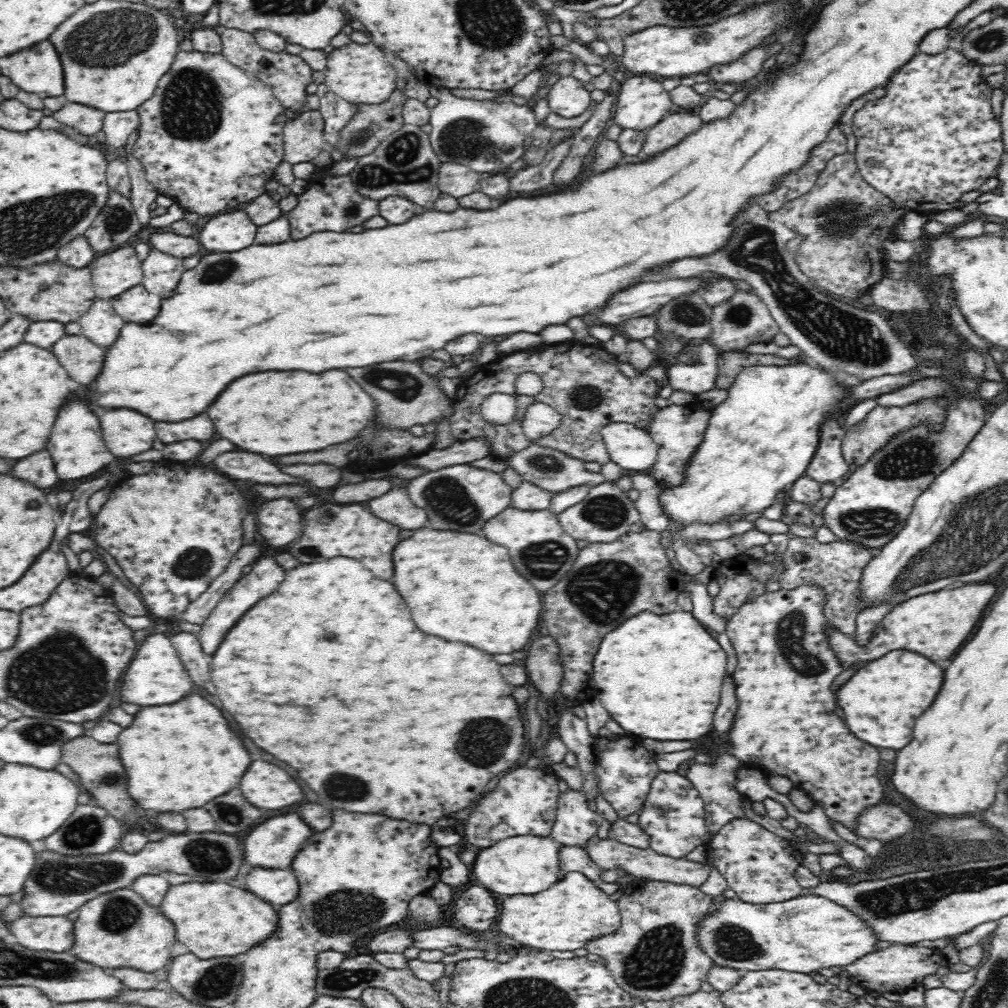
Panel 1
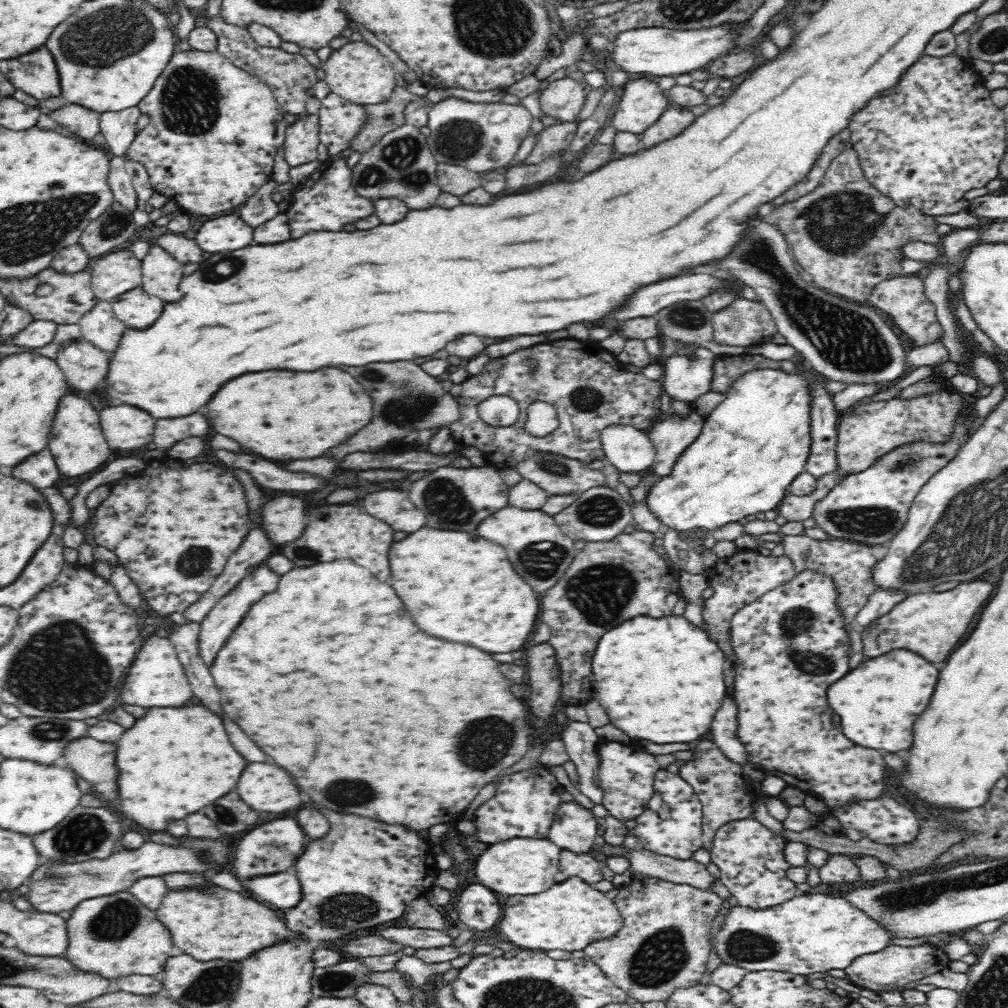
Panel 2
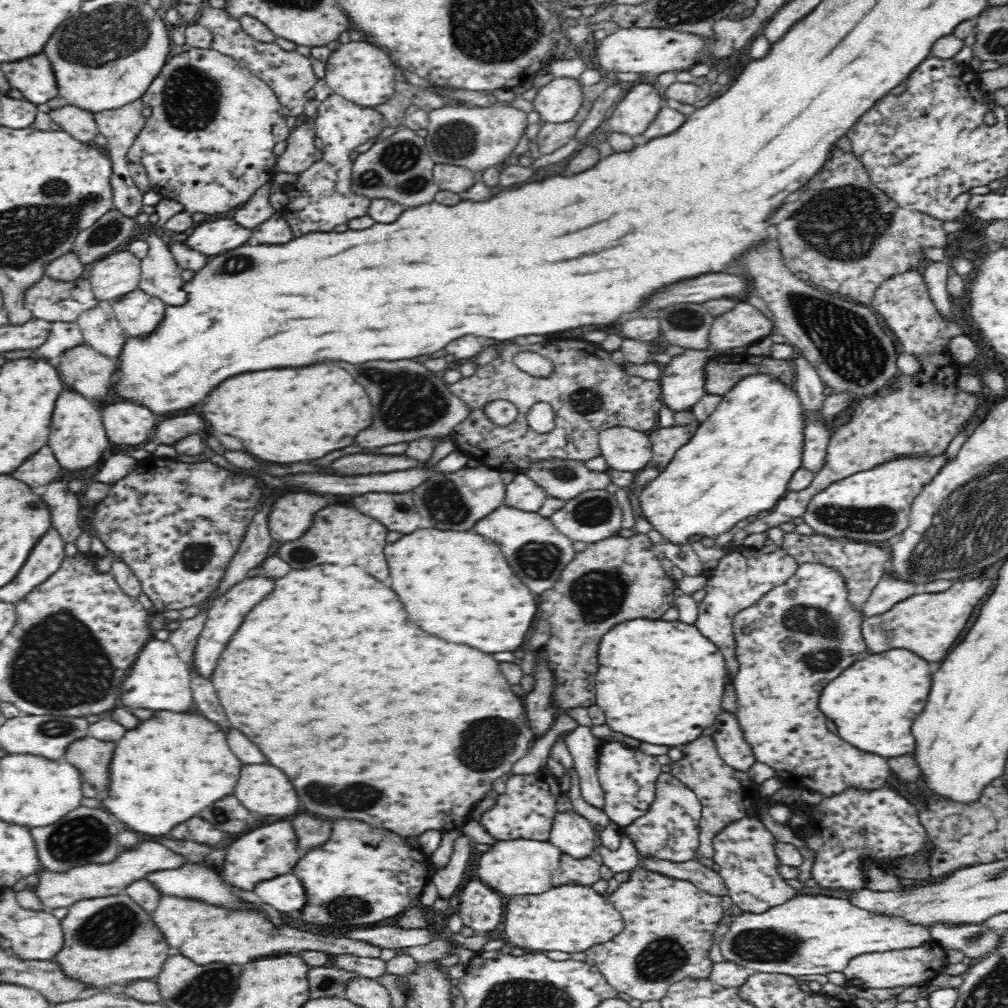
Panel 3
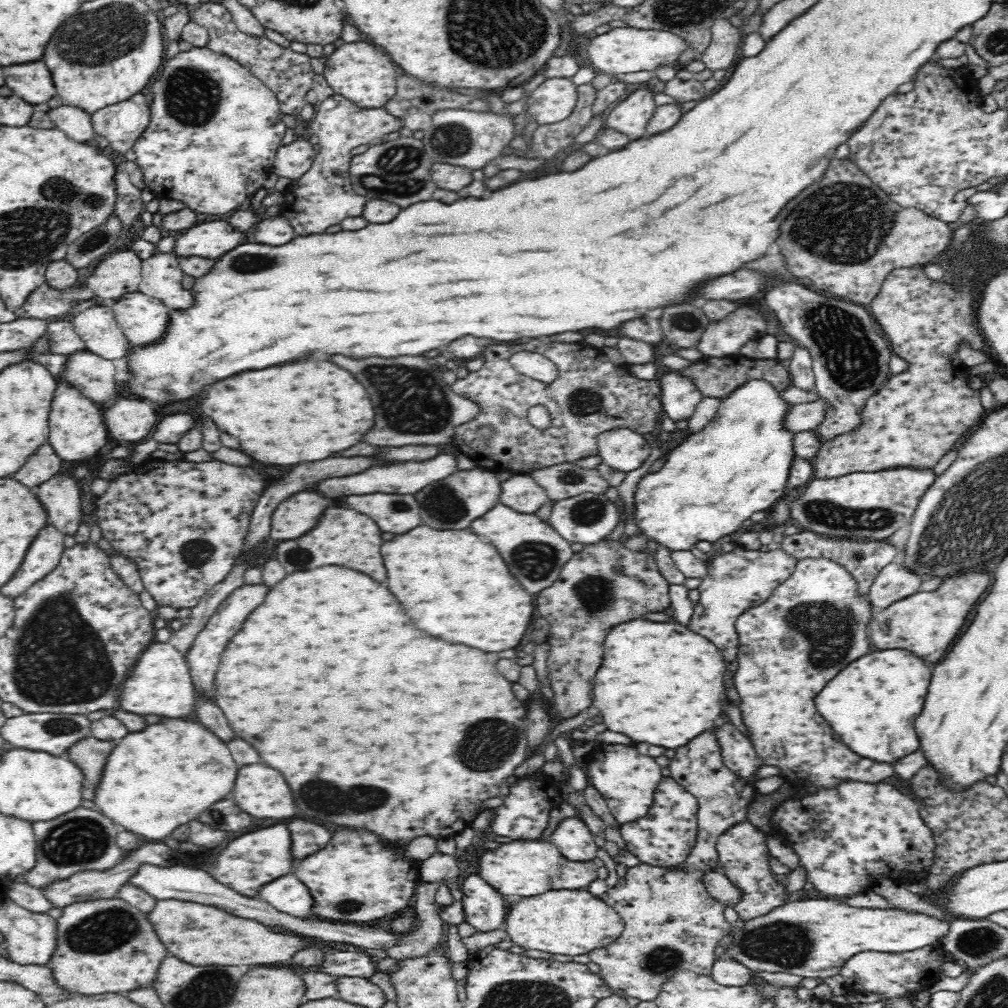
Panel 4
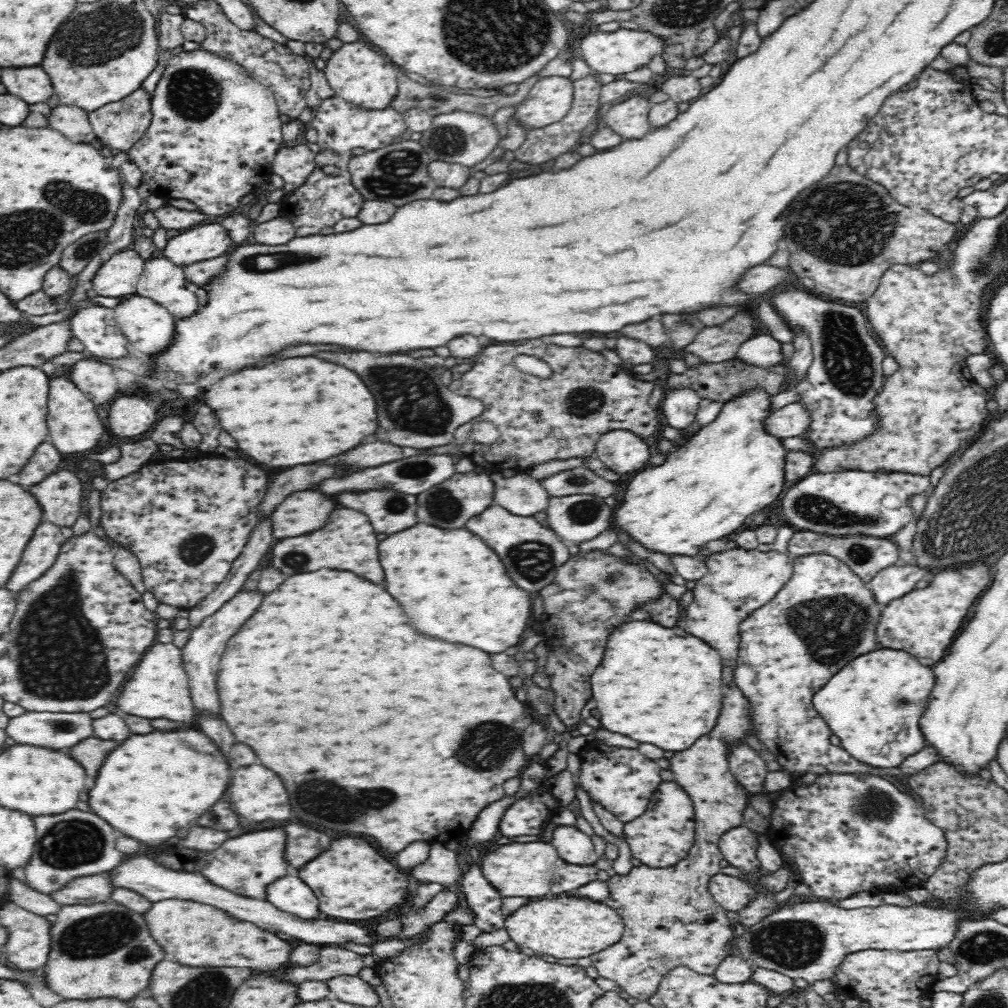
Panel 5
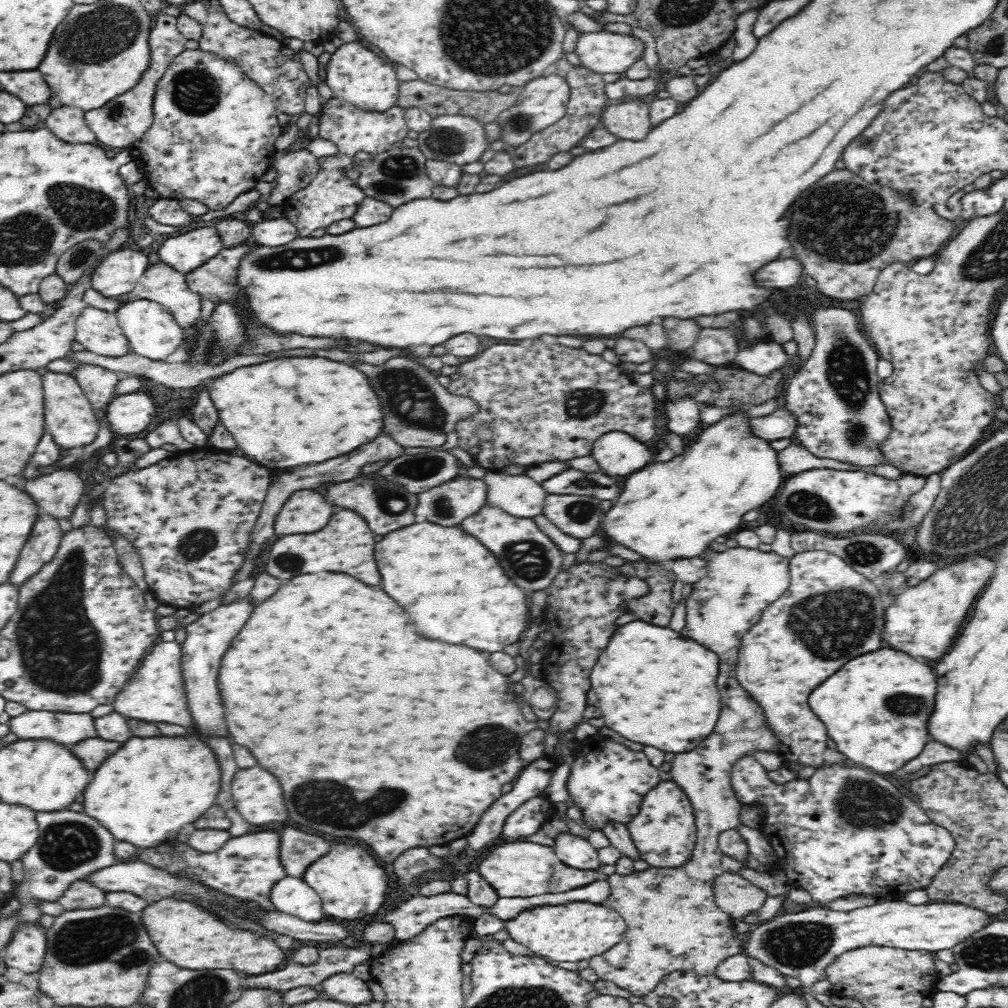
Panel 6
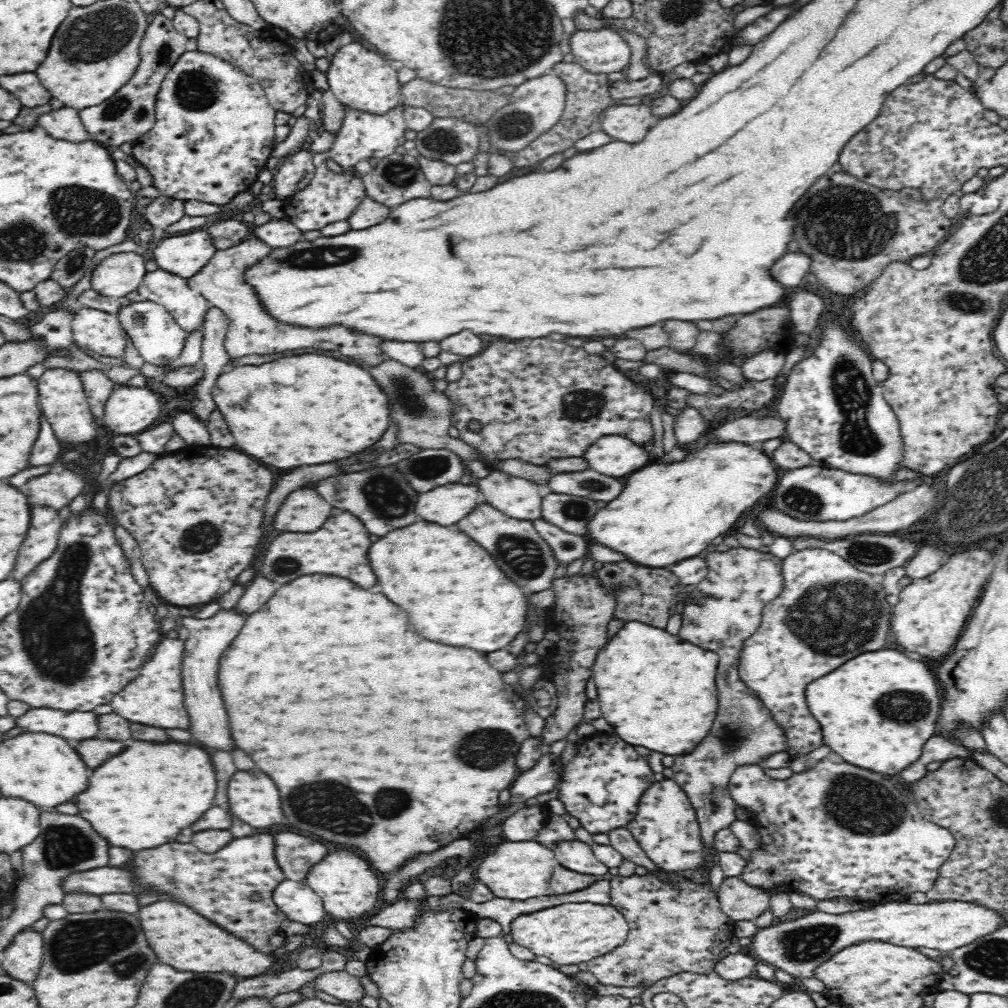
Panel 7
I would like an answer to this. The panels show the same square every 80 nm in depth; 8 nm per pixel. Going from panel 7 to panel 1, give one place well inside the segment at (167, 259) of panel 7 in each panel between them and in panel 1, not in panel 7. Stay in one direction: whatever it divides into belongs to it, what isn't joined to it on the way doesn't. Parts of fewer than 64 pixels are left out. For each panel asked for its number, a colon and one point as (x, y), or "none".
1: (228, 231)
2: (226, 232)
3: (210, 238)
4: (213, 239)
5: (203, 242)
6: (190, 250)

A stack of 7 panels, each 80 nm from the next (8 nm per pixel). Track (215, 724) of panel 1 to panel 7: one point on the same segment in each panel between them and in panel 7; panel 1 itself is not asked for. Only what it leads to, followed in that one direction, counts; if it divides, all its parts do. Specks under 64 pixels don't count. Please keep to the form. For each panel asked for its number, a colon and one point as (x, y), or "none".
2: (173, 761)
3: (165, 771)
4: (155, 780)
5: (152, 784)
6: (144, 793)
7: (143, 797)

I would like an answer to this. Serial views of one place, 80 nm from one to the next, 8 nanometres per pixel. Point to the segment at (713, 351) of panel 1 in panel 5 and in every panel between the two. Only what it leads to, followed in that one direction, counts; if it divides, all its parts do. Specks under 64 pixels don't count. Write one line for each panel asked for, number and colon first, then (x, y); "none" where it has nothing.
2: (686, 377)
3: (682, 382)
4: (679, 395)
5: (680, 405)

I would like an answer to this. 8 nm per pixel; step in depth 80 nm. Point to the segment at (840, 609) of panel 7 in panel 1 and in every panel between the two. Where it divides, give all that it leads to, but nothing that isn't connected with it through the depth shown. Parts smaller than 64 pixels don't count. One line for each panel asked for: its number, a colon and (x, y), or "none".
1: (786, 722)
2: (787, 728)
3: (806, 626)
4: (814, 624)
5: (824, 616)
6: (785, 654)

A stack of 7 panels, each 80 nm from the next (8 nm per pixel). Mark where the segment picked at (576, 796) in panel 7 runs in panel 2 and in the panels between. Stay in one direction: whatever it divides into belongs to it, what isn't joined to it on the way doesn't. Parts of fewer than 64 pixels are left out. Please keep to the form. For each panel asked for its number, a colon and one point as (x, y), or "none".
2: (626, 779)
3: (628, 779)
4: (627, 780)
5: (623, 781)
6: (609, 782)

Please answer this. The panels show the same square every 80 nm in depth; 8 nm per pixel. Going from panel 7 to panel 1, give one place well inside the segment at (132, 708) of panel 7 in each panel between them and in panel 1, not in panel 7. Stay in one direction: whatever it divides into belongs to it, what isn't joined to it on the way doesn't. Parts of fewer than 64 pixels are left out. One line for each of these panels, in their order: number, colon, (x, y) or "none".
1: (156, 676)
2: (157, 678)
3: (159, 680)
4: (160, 684)
5: (159, 688)
6: (156, 694)

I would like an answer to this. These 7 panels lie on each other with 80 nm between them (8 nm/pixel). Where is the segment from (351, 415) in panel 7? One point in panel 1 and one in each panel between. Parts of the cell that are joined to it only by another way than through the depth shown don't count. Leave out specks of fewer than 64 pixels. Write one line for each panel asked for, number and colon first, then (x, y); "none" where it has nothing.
1: (275, 413)
2: (281, 415)
3: (285, 415)
4: (308, 410)
5: (286, 413)
6: (292, 411)

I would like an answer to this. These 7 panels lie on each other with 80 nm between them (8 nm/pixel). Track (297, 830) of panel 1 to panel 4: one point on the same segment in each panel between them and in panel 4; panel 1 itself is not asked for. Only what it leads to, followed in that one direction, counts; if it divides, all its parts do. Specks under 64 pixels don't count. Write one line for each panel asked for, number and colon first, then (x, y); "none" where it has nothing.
2: (274, 847)
3: (264, 853)
4: (258, 858)

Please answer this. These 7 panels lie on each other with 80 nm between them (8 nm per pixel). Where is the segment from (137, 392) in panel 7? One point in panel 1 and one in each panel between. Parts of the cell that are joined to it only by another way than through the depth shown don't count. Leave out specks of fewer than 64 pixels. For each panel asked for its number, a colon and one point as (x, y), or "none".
1: (127, 433)
2: (126, 428)
3: (128, 424)
4: (130, 420)
5: (129, 416)
6: (129, 414)

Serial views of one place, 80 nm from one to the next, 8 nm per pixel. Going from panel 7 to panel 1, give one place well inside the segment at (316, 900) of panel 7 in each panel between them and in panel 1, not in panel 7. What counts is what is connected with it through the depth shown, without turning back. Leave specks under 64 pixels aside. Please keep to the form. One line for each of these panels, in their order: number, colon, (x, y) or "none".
1: (277, 885)
2: (281, 890)
3: (285, 892)
4: (289, 895)
5: (289, 894)
6: (291, 895)

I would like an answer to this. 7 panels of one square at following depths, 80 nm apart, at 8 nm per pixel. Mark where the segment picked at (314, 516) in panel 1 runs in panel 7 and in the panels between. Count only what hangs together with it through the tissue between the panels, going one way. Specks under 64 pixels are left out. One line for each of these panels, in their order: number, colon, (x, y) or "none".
2: (332, 532)
3: (340, 535)
4: (344, 537)
5: (347, 541)
6: (346, 544)
7: (340, 547)

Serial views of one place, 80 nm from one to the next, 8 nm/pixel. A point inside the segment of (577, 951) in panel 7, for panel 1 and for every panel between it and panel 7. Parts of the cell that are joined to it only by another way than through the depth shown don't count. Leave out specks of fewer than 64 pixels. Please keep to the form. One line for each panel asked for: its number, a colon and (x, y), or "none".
1: (574, 911)
2: (569, 916)
3: (570, 918)
4: (573, 922)
5: (565, 926)
6: (571, 932)

